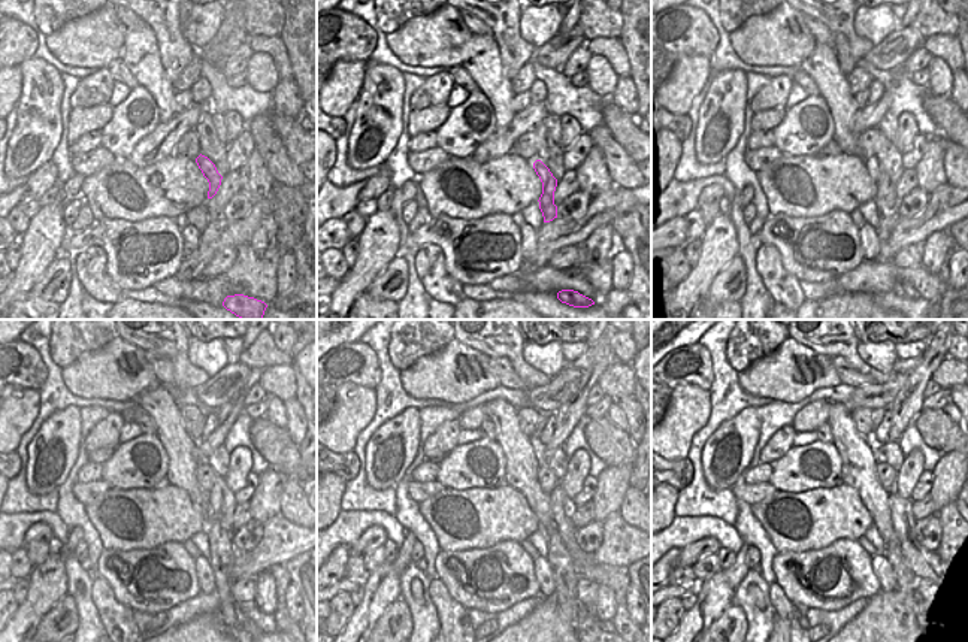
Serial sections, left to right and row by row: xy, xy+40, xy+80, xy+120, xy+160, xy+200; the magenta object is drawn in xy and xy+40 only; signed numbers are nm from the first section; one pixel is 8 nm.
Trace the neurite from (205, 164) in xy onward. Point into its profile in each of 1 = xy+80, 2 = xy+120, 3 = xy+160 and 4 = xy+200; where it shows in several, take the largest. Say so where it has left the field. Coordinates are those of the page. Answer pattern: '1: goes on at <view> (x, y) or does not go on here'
1: goes on at xy+80 (886, 200)
2: goes on at xy+120 (221, 551)
3: goes on at xy+160 (563, 571)
4: goes on at xy+200 (904, 578)

